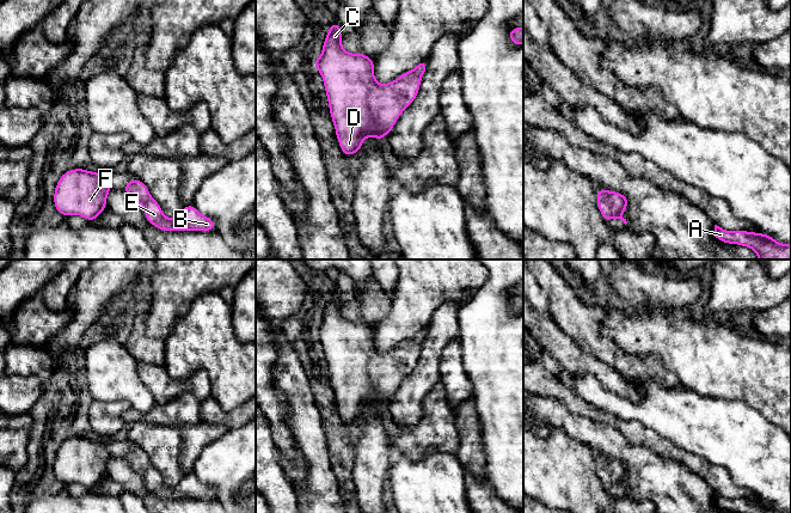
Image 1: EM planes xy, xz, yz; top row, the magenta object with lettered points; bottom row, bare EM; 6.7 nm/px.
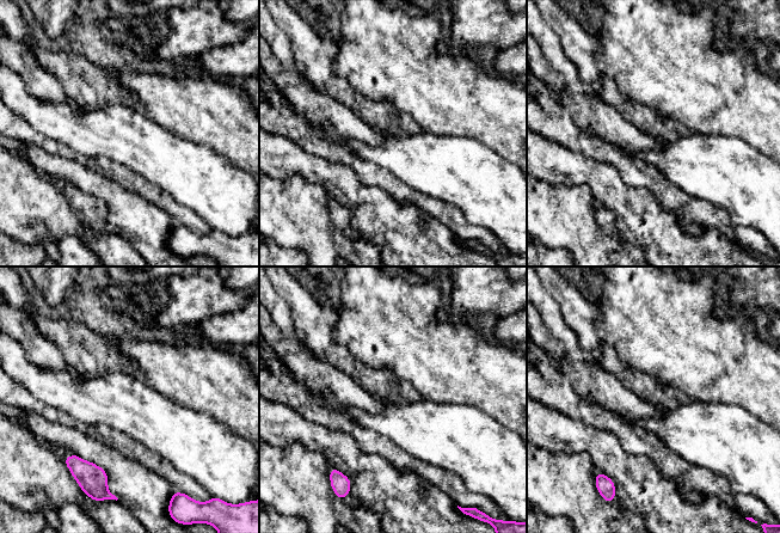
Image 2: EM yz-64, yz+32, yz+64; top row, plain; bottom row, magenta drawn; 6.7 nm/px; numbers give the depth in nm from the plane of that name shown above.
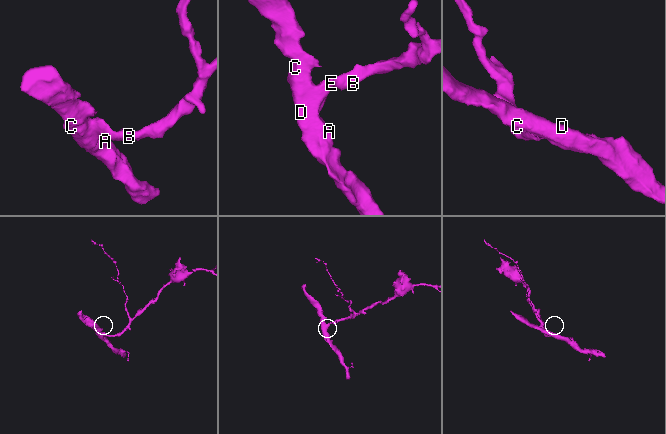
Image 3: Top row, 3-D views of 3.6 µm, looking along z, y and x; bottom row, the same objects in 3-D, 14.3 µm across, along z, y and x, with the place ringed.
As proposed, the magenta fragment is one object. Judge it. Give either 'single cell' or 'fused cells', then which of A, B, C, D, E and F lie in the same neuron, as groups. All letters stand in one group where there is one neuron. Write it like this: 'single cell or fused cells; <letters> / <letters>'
single cell; A B C D E F

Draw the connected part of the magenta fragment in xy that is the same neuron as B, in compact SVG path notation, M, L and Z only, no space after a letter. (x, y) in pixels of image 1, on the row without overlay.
M130 446L122 459L142 474L147 489L161 499L215 499L215 489L202 483L194 472L185 474L174 487L166 485L147 453L140 447Z

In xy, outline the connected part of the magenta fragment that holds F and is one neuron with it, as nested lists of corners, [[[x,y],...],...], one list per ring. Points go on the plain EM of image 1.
[[[68,438],[55,454],[55,477],[65,485],[76,482],[93,489],[106,476],[106,464],[111,458],[104,440]]]

